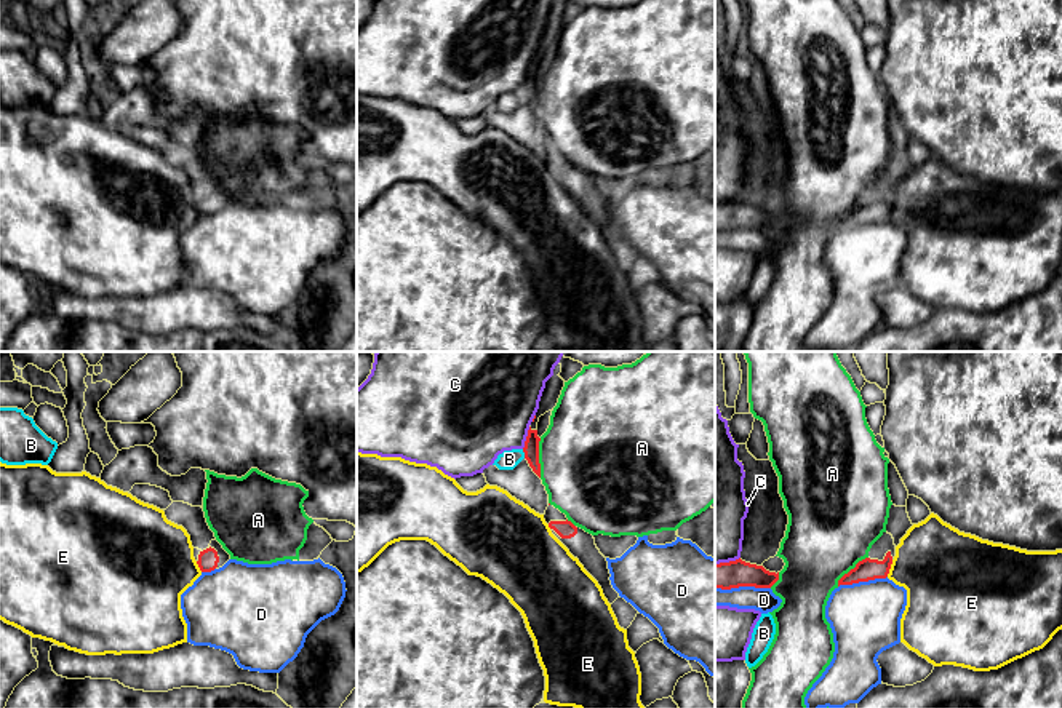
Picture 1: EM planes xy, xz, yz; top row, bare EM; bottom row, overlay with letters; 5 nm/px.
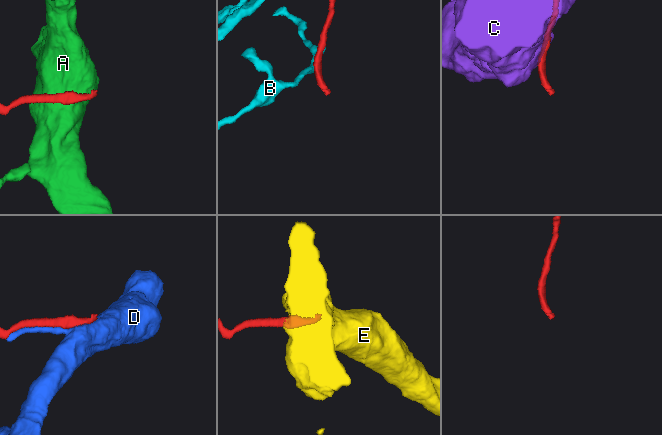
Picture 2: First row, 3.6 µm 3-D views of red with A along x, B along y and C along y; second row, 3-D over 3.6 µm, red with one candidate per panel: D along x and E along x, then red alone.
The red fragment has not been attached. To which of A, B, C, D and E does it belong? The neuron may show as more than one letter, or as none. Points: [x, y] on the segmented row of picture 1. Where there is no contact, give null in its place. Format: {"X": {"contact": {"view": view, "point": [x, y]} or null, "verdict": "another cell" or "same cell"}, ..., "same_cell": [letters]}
{"A": {"contact": {"view": "xz", "point": [538, 457]}, "verdict": "another cell"}, "B": {"contact": {"view": "xz", "point": [525, 454]}, "verdict": "another cell"}, "C": {"contact": {"view": "xz", "point": [527, 438]}, "verdict": "another cell"}, "D": {"contact": {"view": "yz", "point": [742, 585]}, "verdict": "another cell"}, "E": {"contact": {"view": "yz", "point": [890, 568]}, "verdict": "another cell"}, "same_cell": []}

